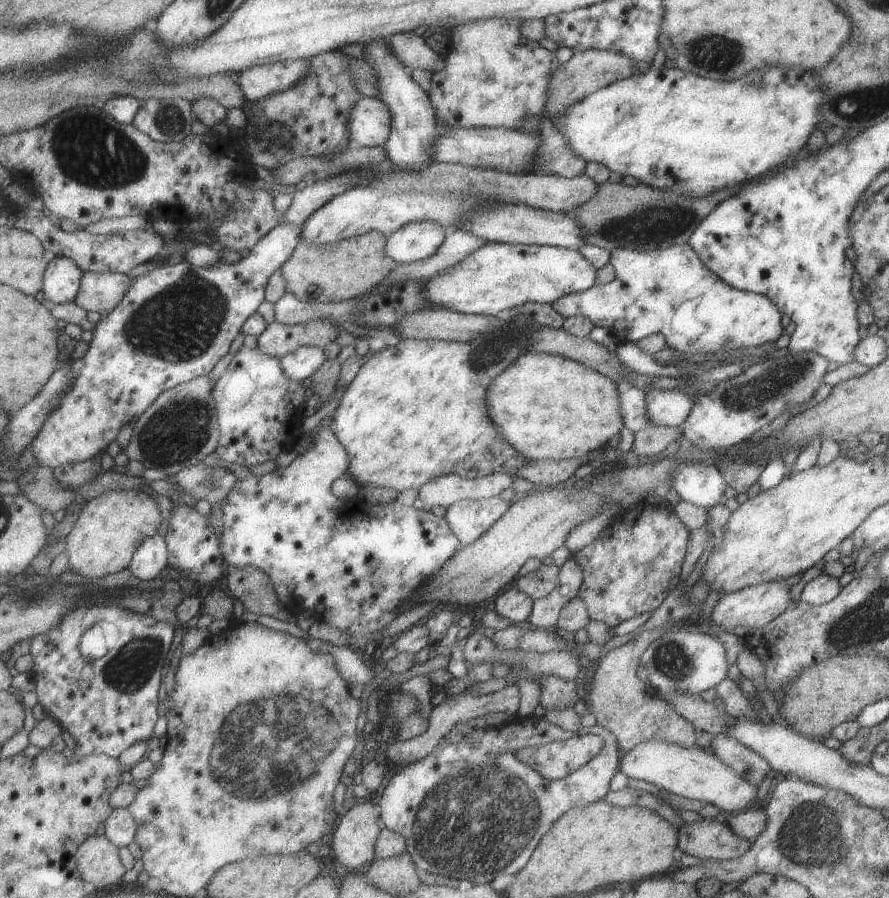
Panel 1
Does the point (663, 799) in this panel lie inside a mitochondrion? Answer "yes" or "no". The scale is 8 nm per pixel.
no

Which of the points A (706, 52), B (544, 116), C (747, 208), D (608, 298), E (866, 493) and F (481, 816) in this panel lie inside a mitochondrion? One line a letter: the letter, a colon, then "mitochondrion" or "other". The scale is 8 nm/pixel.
A: mitochondrion
B: other
C: other
D: other
E: other
F: mitochondrion

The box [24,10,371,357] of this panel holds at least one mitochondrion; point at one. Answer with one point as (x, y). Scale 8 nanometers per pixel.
(87, 149)

